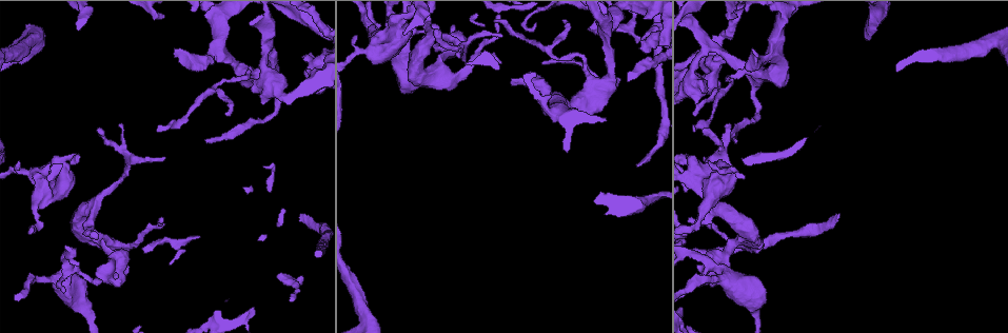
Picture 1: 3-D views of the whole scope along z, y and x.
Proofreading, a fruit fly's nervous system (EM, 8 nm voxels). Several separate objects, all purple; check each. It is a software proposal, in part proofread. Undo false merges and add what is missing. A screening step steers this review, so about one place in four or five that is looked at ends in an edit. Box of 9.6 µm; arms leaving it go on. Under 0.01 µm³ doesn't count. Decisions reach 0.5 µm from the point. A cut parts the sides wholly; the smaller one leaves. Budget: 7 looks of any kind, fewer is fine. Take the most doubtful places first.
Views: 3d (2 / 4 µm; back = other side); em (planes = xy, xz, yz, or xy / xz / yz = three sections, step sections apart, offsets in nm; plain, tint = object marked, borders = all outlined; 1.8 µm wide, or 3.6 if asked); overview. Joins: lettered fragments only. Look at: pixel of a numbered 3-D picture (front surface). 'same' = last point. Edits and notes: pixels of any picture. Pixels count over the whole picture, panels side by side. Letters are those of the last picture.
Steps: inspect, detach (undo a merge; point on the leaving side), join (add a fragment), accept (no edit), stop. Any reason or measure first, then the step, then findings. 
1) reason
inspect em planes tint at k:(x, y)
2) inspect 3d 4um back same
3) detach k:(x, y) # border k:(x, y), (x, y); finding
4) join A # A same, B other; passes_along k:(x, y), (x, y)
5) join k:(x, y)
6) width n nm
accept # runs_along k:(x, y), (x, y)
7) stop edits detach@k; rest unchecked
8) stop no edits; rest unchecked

branch point
inspect 3d 2um at 1:(265, 46)

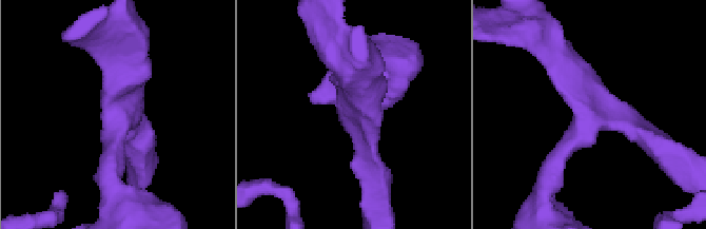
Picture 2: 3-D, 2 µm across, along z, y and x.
arms 3; arm_widths 200, 240, 280 nm; shape alone is not enough
inspect em planes borders at 2:(118, 118)

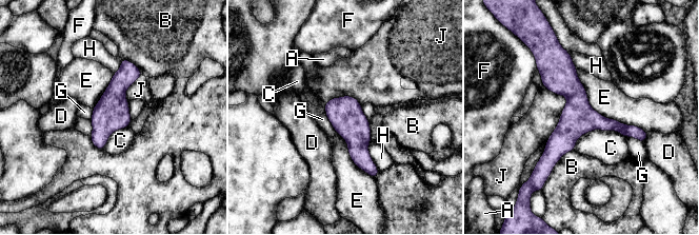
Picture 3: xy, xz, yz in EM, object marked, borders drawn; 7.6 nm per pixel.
longest_contact E 750 nm
accept # A other, B other, C other, D other, E other, F other, G other, H other, J other; border 3:(576, 69), (596, 111), (646, 132); one neuron here

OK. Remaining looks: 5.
an open end
inspect em planes borders at 1:(752, 49)

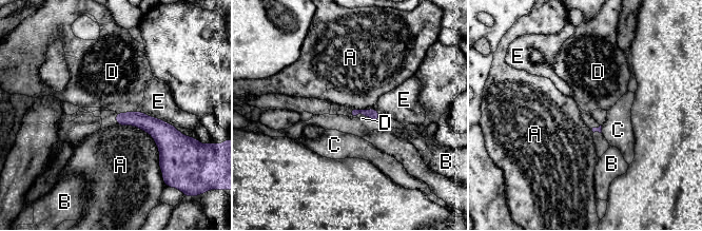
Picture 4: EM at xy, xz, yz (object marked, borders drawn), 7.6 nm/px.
accept # A other, B other, C other, D other, E other; border 4:(136, 110), (116, 113); no lettered fragment goes on from it

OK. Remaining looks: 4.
an open end
inspect em planes borders at 1:(99, 284)

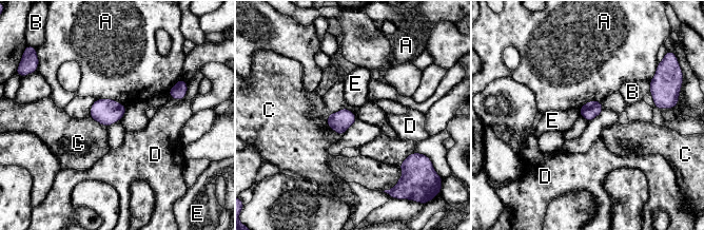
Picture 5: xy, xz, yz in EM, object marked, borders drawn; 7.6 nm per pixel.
accept # A other, B other, C other, D other, E other; border 5:(578, 110), (581, 115); no lettered fragment goes on from it

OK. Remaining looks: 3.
stop no edits; rest unchecked

